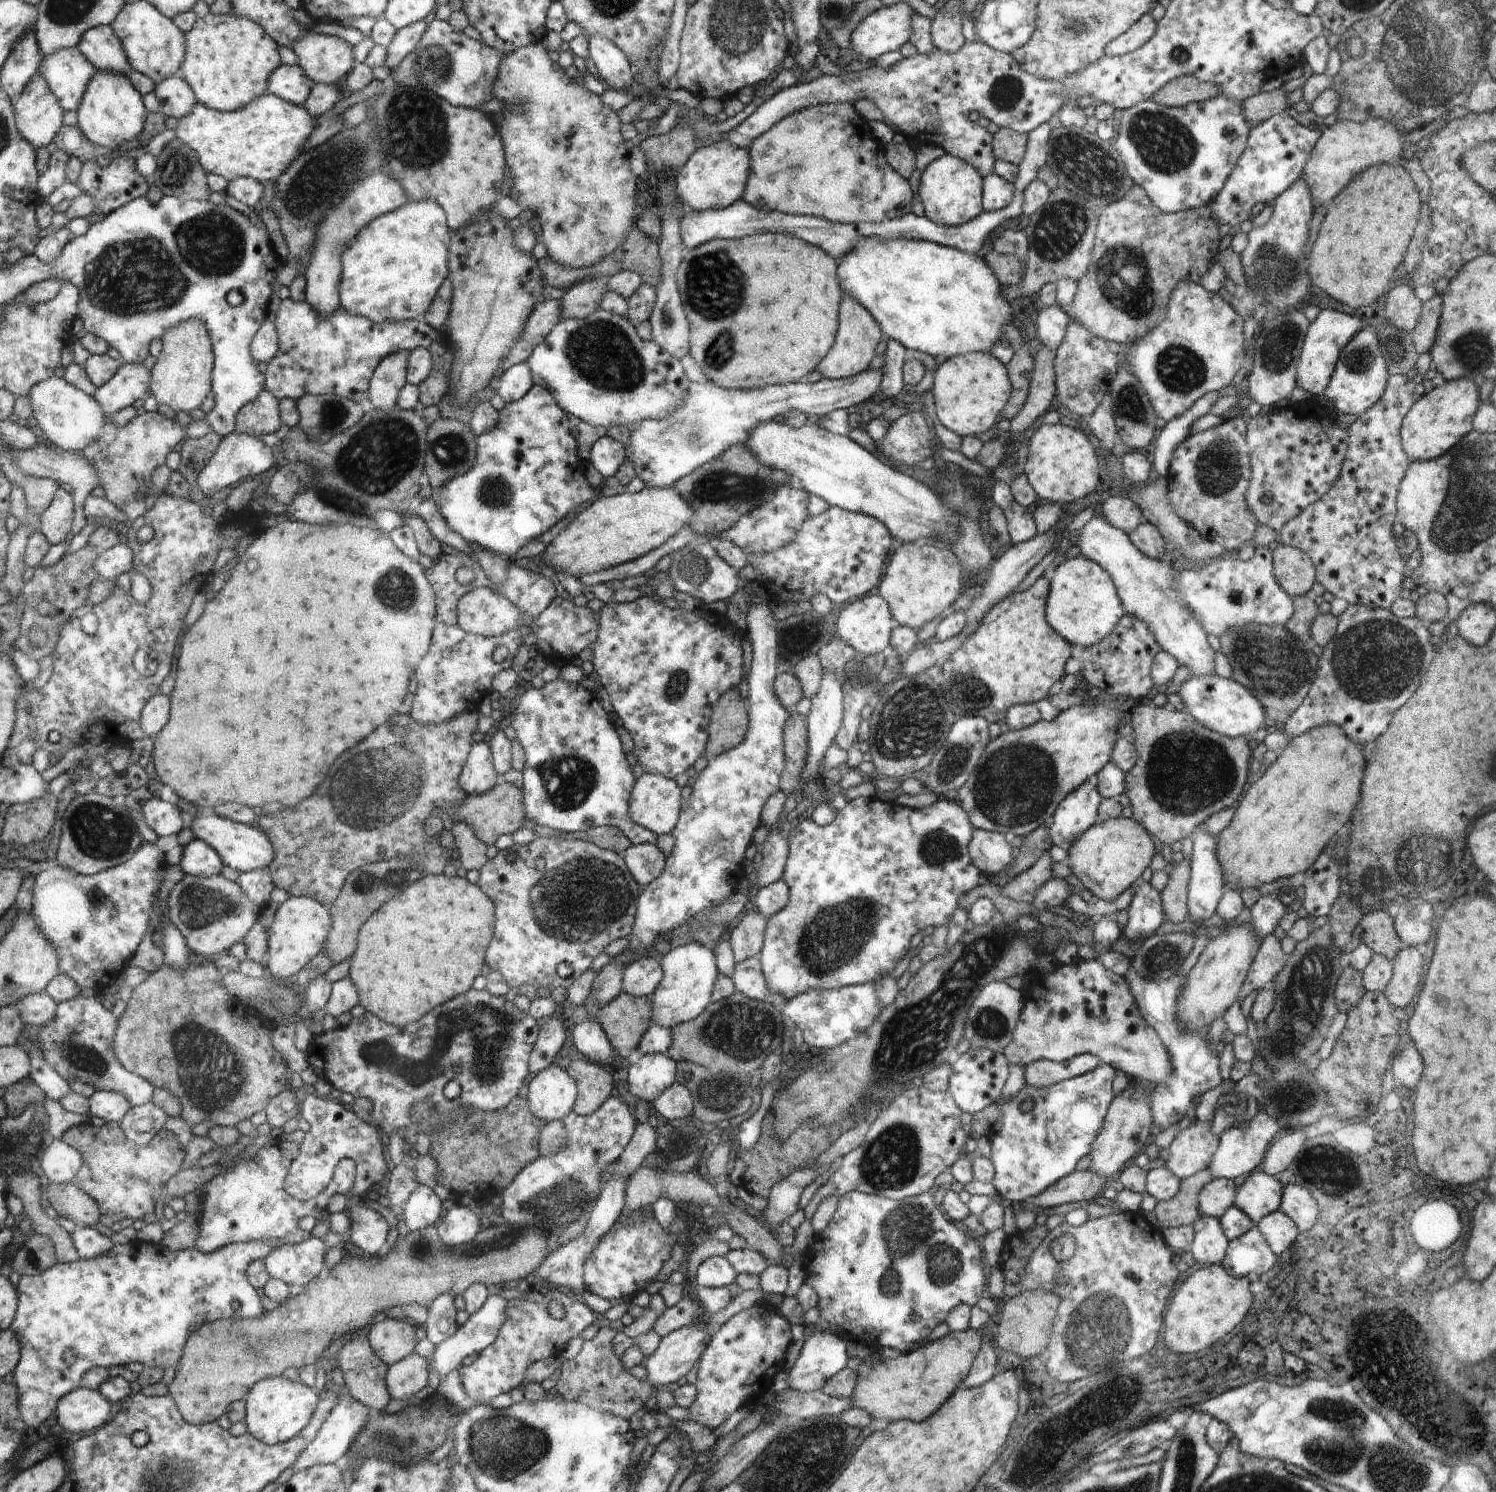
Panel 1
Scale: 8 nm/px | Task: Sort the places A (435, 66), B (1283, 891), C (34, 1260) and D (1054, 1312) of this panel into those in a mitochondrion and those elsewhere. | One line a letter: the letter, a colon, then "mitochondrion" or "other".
A: mitochondrion
B: other
C: mitochondrion
D: mitochondrion

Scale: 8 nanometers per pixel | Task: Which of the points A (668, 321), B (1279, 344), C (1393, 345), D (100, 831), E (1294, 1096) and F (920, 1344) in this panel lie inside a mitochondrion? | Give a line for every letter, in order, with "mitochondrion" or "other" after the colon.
A: mitochondrion
B: mitochondrion
C: mitochondrion
D: mitochondrion
E: mitochondrion
F: other

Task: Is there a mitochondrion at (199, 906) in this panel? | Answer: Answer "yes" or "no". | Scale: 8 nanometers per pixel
yes

